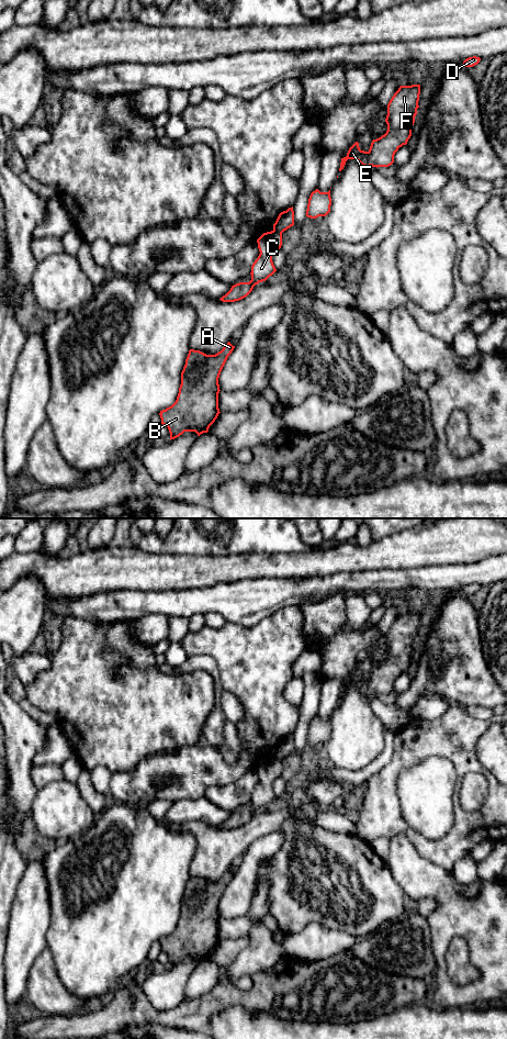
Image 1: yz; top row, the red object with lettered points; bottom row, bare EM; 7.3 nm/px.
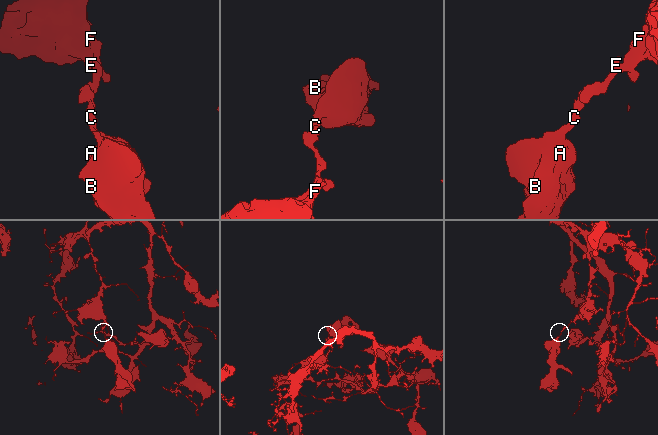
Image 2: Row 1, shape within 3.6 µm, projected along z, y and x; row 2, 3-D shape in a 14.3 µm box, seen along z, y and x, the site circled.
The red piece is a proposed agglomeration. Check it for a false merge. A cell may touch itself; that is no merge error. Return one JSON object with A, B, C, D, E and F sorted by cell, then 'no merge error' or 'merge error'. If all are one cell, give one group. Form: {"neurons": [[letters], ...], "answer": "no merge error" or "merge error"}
{"neurons": [["A", "B", "C"], ["D", "E", "F"]], "answer": "merge error"}

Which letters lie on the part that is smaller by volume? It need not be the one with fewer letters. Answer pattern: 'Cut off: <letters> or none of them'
Cut off: A, B, C

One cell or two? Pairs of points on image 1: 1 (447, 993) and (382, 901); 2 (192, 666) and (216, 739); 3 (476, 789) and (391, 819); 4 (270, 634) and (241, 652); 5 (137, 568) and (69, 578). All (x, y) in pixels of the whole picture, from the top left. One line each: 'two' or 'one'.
1: two
2: one
3: two
4: one
5: one

